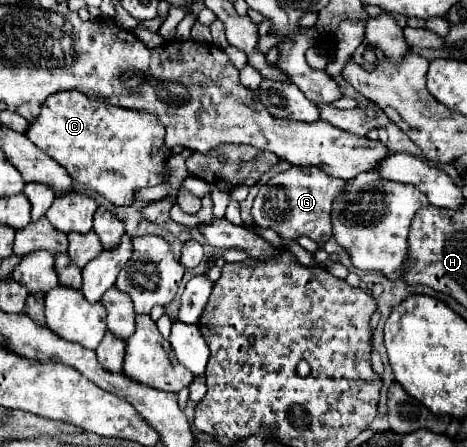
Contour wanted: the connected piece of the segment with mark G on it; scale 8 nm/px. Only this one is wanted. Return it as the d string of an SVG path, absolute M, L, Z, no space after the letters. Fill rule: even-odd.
M296 167L278 173L266 185L260 185L258 195L252 205L254 225L260 229L274 229L284 239L298 239L302 235L318 241L320 245L332 237L332 203L336 197L344 195L346 179L330 177L318 167Z

